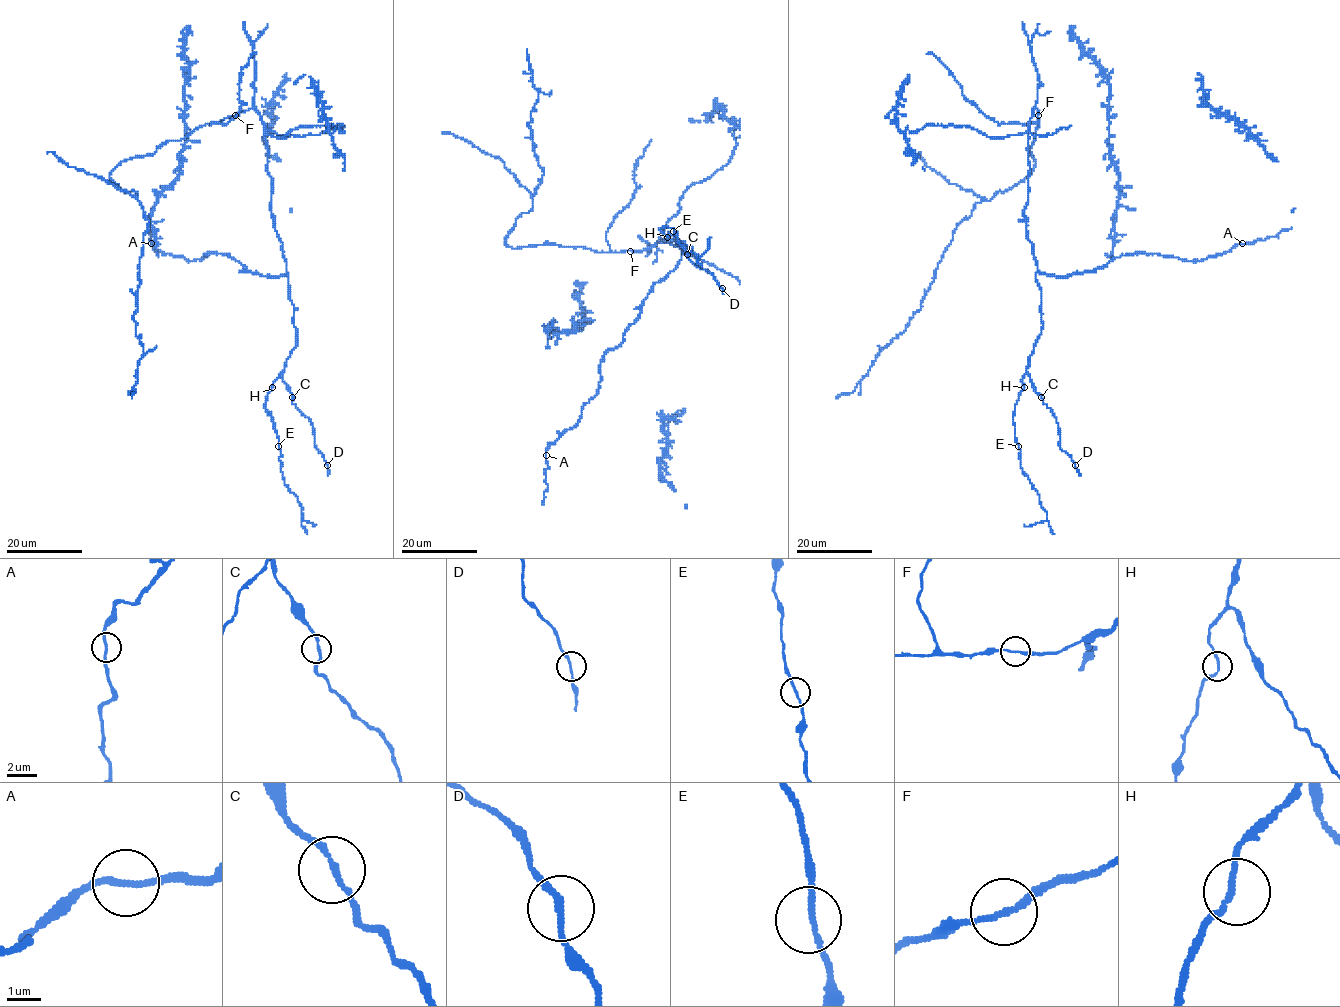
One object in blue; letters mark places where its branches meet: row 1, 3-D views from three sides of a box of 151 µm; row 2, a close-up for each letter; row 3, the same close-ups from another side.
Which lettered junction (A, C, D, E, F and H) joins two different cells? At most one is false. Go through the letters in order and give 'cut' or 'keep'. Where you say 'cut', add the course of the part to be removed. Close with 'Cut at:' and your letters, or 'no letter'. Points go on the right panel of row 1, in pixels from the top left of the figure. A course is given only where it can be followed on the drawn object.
A: keep
C: keep
D: keep
E: keep
F: keep
H: keep
Cut at: no letter

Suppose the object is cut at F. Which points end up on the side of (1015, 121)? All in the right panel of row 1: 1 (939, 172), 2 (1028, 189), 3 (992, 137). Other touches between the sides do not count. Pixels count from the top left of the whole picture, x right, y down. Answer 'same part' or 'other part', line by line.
1: same part
2: other part
3: other part

